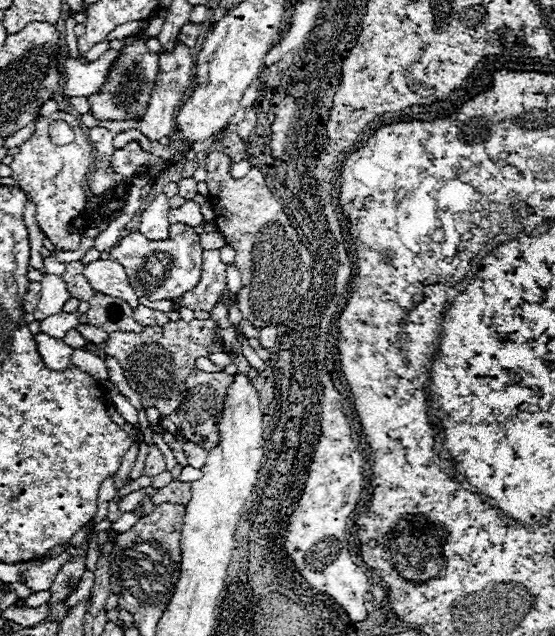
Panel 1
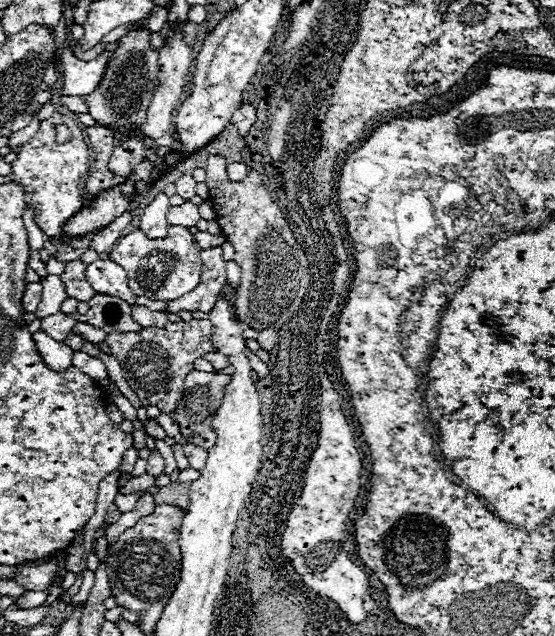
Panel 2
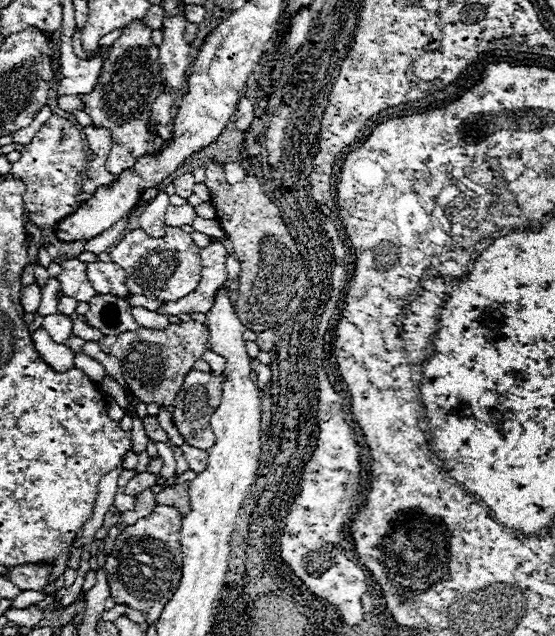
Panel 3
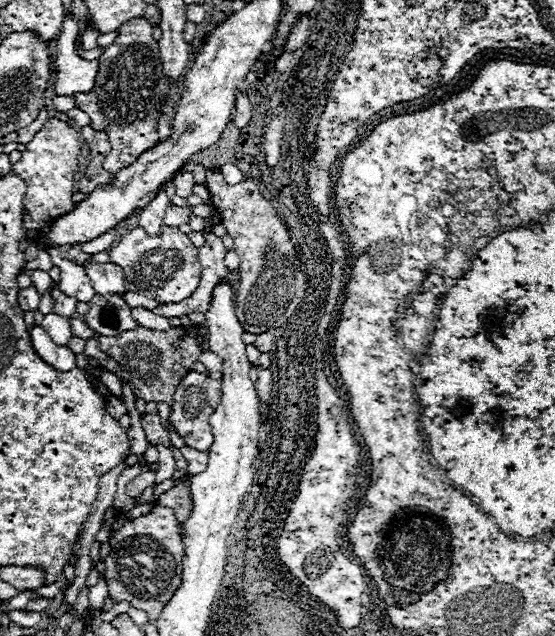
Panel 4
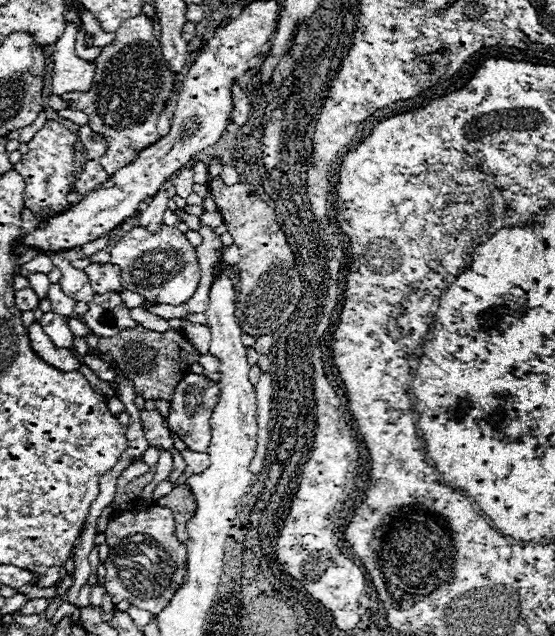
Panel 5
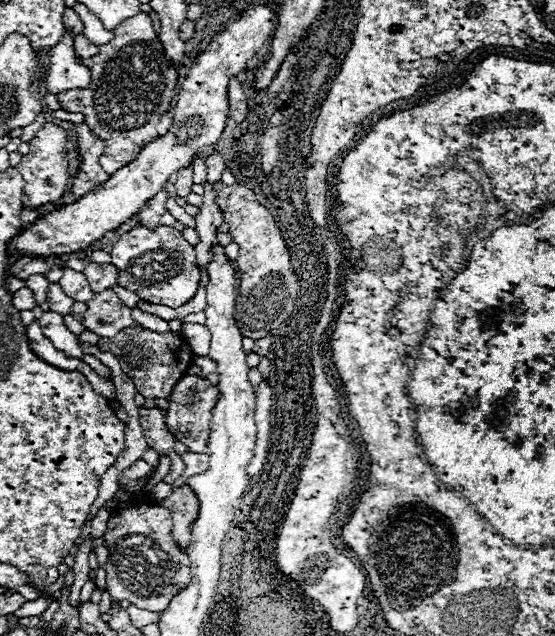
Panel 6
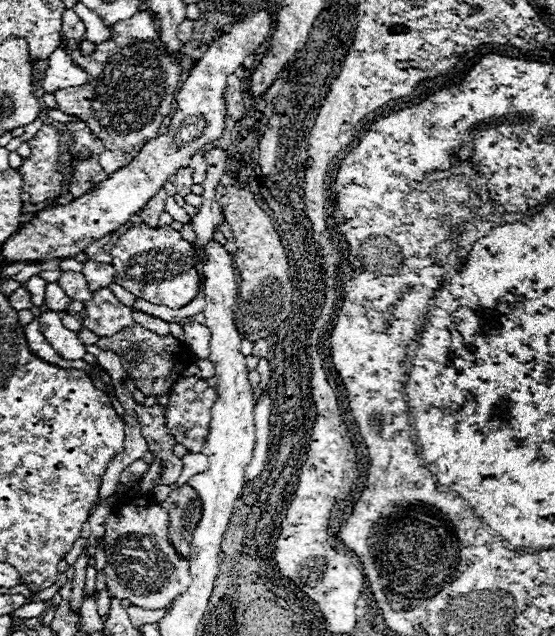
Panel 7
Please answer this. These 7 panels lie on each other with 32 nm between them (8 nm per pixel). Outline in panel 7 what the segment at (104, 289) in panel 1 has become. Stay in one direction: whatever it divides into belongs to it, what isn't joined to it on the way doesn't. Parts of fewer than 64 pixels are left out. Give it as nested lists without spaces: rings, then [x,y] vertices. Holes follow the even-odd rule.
[[[92,260],[86,262],[82,274],[86,276],[92,292],[96,292],[98,288],[106,288],[116,278],[116,270],[114,270],[112,264],[98,264],[98,262],[92,262]]]

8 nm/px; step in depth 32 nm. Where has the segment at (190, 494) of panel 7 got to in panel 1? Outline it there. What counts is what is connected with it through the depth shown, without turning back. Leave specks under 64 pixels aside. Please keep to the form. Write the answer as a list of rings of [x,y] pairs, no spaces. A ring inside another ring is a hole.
[[[172,480],[168,486],[160,488],[160,490],[152,496],[152,502],[154,502],[154,504],[162,504],[162,502],[188,504],[188,500],[190,500],[190,484],[180,482],[180,480]]]

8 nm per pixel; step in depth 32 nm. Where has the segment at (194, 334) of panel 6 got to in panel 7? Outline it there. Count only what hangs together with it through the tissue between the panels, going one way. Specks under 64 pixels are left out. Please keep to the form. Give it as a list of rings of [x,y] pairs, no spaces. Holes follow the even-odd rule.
[[[190,322],[183,325],[184,344],[200,359],[207,359],[209,356],[209,345],[211,333],[204,325],[197,322]]]

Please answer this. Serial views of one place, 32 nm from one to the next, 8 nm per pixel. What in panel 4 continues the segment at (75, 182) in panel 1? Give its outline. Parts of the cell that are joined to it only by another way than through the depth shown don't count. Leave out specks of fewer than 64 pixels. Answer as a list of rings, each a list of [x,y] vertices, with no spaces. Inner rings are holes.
[[[50,118],[40,132],[36,132],[34,140],[26,144],[26,152],[22,152],[22,158],[12,164],[12,172],[22,176],[26,182],[26,194],[24,194],[24,208],[32,216],[36,224],[42,228],[50,226],[52,220],[56,220],[62,214],[68,214],[74,210],[72,194],[76,188],[76,174],[78,174],[78,156],[82,154],[82,142],[80,134],[68,126],[68,122],[60,118]]]

